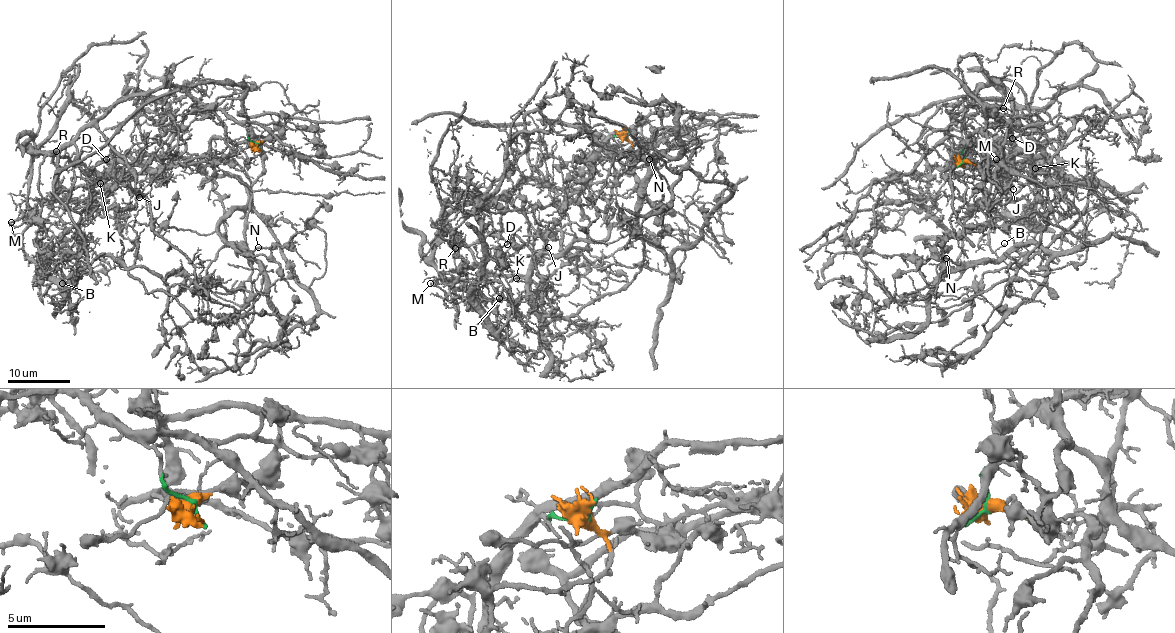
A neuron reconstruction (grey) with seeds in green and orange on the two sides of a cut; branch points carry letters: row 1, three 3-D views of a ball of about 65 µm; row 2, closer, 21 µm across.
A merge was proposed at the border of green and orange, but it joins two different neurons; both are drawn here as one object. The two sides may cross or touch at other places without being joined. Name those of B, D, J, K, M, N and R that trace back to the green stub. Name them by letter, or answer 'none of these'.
B, M, R

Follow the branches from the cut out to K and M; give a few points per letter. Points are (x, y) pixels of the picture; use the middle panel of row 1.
K: (626, 135), (633, 150), (616, 182), (605, 238), (543, 253), (528, 278), (515, 277)
M: (626, 134), (609, 140), (580, 185), (517, 182), (506, 195), (448, 212), (433, 262), (447, 292), (430, 283)

